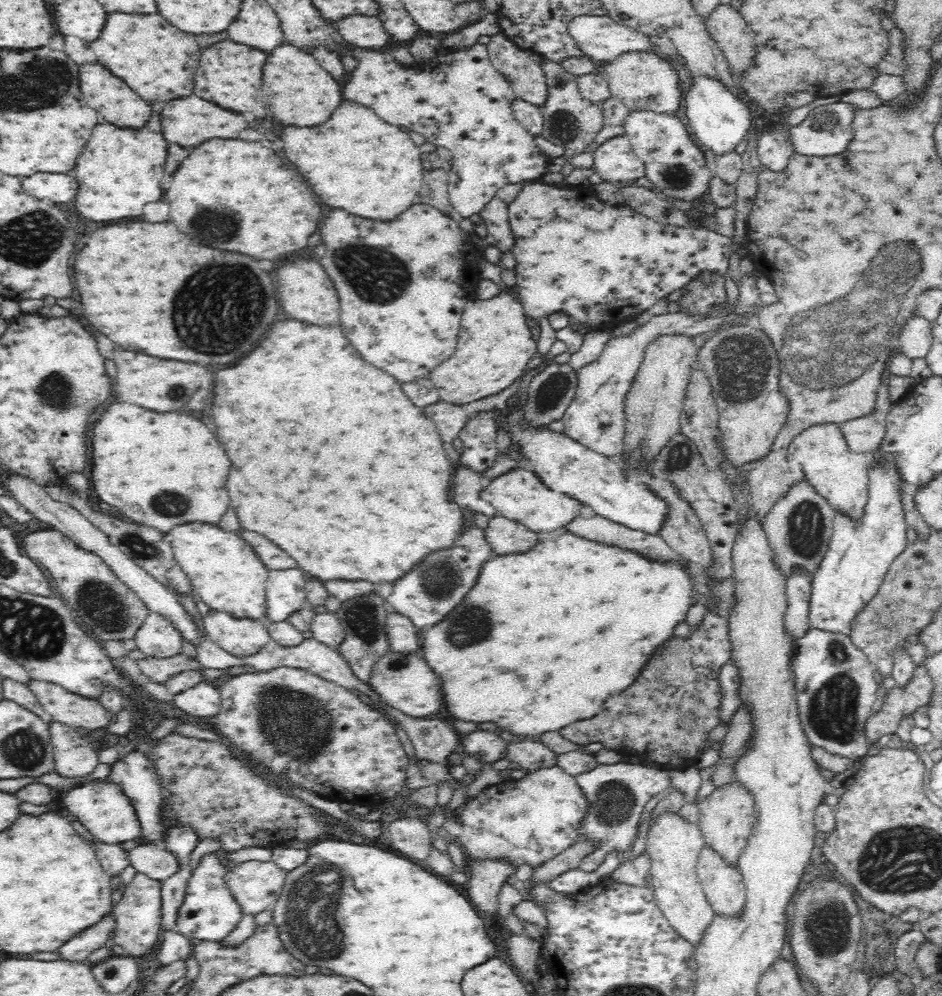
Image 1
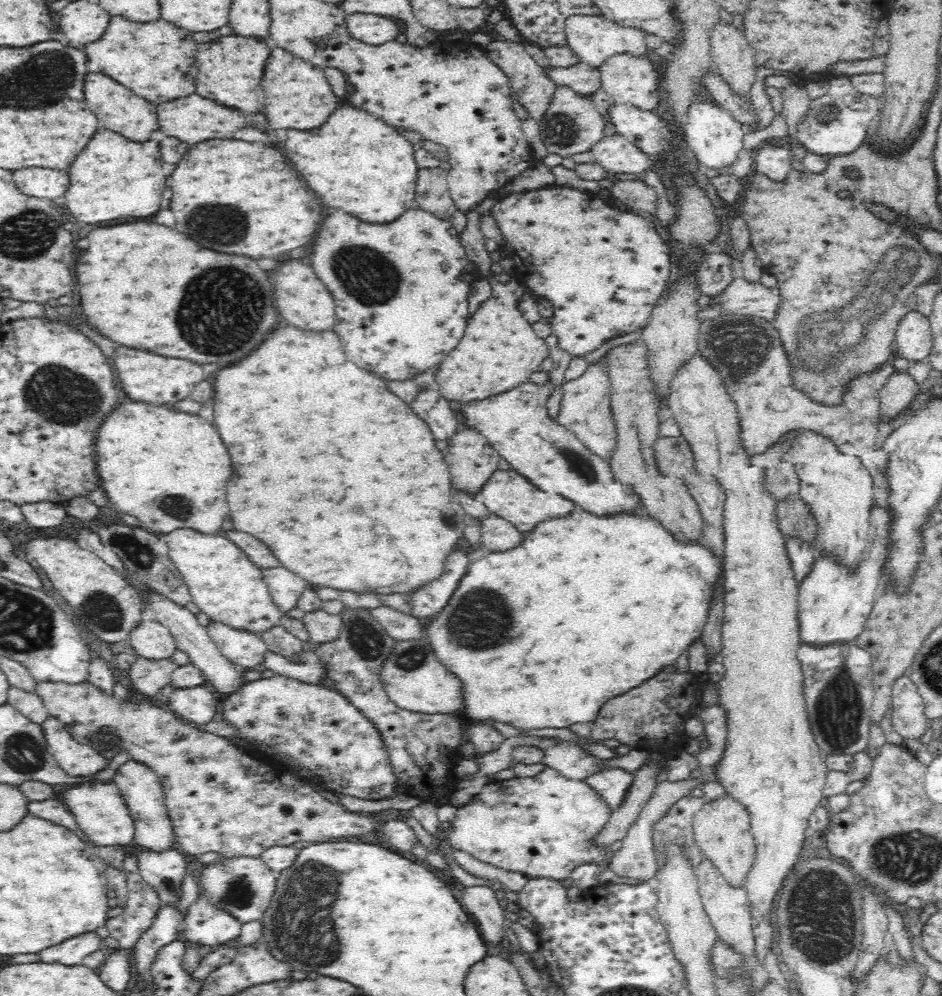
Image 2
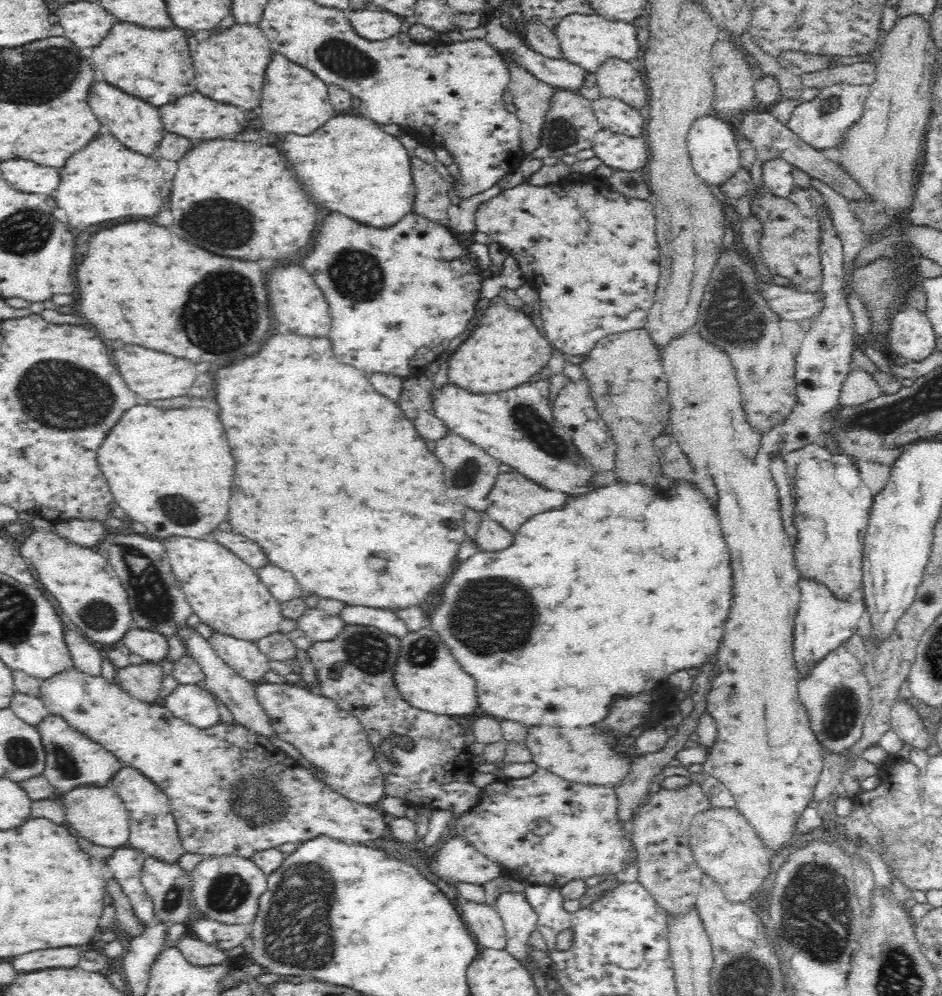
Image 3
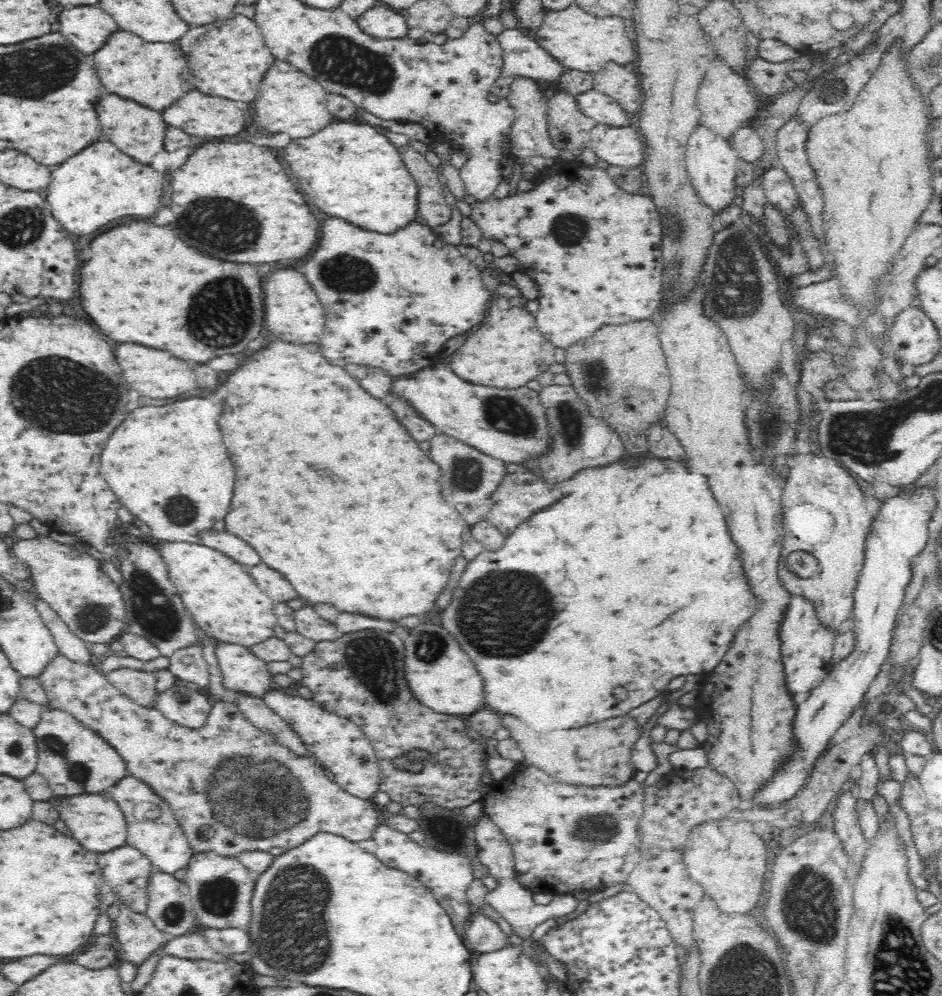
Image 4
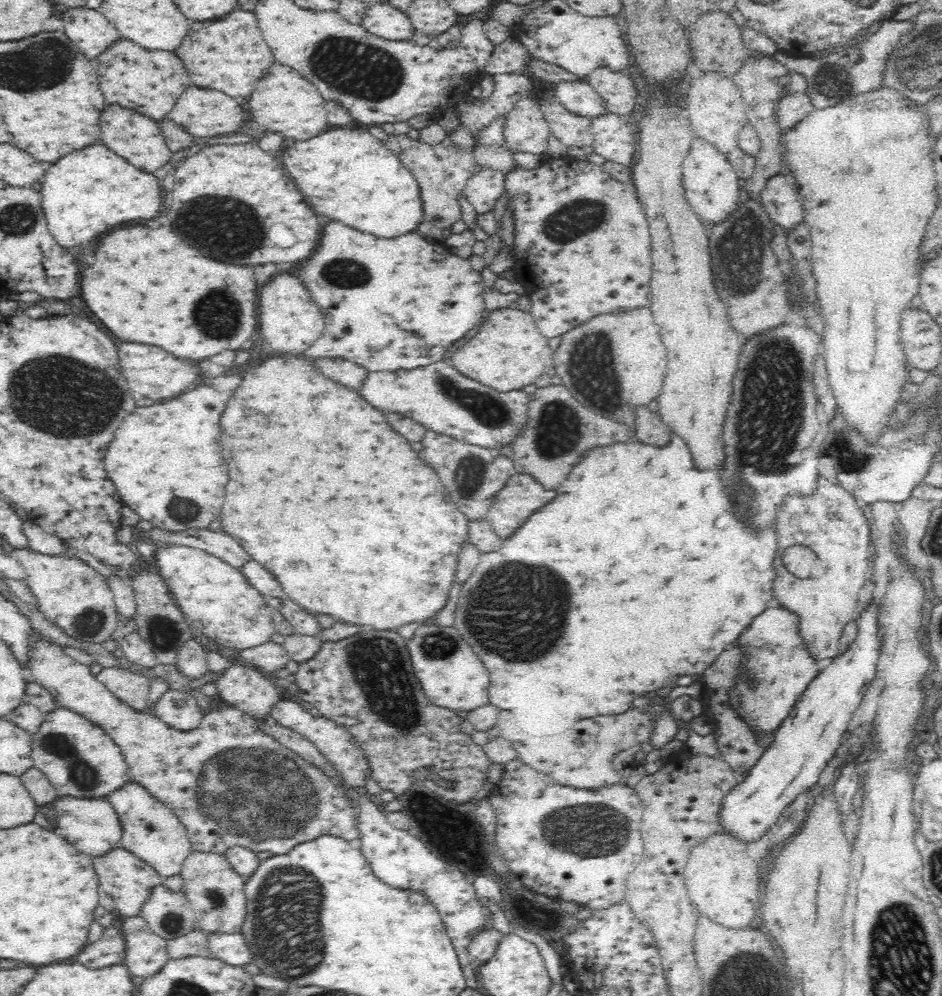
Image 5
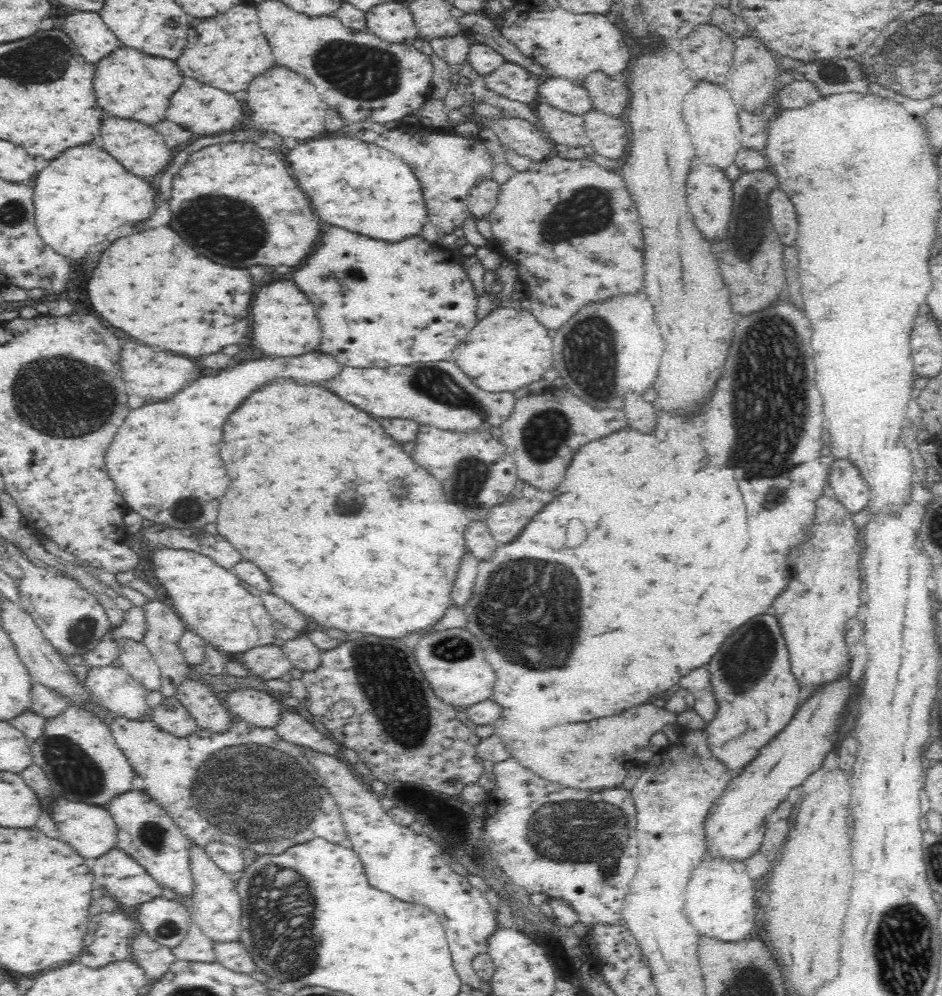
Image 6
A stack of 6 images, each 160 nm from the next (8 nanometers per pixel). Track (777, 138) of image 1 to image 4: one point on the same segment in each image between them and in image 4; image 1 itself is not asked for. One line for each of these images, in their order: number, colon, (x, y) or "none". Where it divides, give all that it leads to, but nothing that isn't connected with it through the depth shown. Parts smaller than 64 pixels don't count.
2: (773, 162)
3: (776, 174)
4: (780, 192)

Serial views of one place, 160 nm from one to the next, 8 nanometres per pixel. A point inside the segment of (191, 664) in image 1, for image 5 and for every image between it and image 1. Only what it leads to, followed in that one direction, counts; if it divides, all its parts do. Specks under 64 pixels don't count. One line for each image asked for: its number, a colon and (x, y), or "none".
2: (147, 676)
3: (143, 681)
4: (138, 685)
5: (131, 688)

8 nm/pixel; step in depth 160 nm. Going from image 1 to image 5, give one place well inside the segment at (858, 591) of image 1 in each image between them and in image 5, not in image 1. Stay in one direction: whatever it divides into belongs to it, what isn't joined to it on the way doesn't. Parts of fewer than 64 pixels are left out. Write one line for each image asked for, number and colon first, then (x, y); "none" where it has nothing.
2: (833, 604)
3: (821, 624)
4: (805, 647)
5: (778, 668)

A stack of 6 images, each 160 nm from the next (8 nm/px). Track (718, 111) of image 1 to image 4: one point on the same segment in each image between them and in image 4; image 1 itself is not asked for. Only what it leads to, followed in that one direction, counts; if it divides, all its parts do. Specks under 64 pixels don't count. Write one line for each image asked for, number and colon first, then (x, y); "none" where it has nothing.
2: (714, 138)
3: (712, 148)
4: (711, 163)

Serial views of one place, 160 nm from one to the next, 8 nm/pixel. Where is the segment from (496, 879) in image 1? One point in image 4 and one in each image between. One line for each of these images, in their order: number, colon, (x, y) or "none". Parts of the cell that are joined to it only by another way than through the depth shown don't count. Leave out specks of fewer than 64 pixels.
2: (484, 905)
3: (483, 922)
4: (483, 934)

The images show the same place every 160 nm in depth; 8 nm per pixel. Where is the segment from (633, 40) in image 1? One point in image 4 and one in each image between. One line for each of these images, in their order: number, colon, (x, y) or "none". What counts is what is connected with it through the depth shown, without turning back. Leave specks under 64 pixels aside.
2: (593, 39)
3: (588, 40)
4: (578, 40)

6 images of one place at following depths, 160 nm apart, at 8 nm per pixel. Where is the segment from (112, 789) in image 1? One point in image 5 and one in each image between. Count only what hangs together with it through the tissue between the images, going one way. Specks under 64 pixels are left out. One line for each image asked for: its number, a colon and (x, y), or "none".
2: (99, 810)
3: (98, 814)
4: (98, 824)
5: (92, 826)

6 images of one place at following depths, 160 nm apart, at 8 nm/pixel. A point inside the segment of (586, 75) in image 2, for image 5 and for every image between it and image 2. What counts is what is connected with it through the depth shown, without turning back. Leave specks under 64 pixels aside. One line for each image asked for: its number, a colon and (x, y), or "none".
3: (558, 72)
4: (522, 56)
5: (509, 56)

